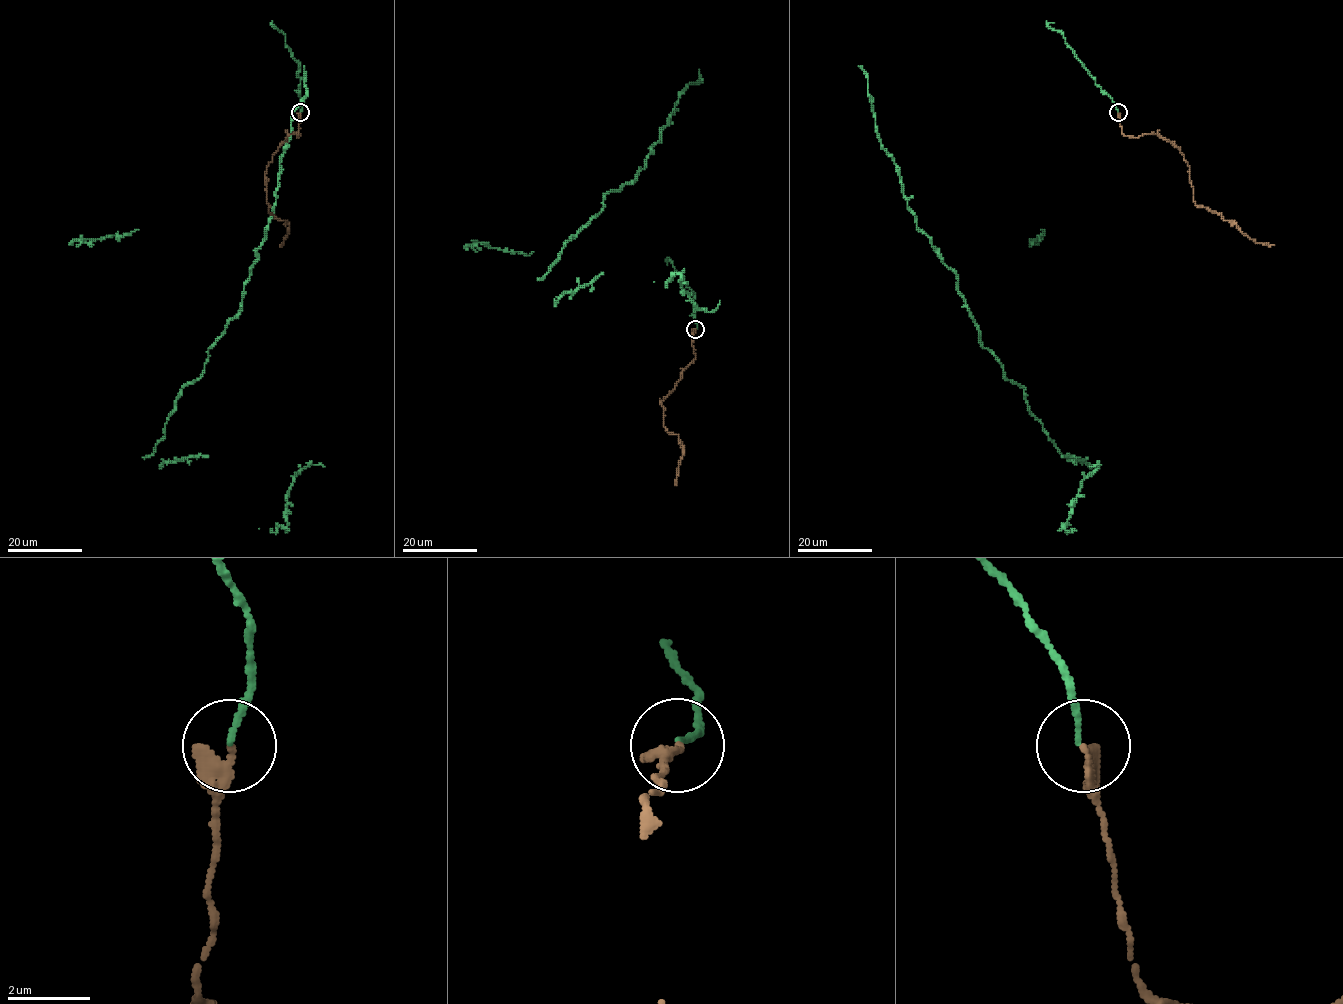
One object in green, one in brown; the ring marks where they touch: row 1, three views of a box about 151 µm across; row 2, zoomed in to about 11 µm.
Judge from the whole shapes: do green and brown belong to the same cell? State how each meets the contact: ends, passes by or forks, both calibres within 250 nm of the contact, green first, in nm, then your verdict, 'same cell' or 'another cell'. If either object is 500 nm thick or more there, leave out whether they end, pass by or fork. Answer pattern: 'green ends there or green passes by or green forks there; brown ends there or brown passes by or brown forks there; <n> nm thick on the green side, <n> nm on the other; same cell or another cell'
green ends there; brown passes by; 110 nm thick on the green side, 180 nm on the other; same cell

